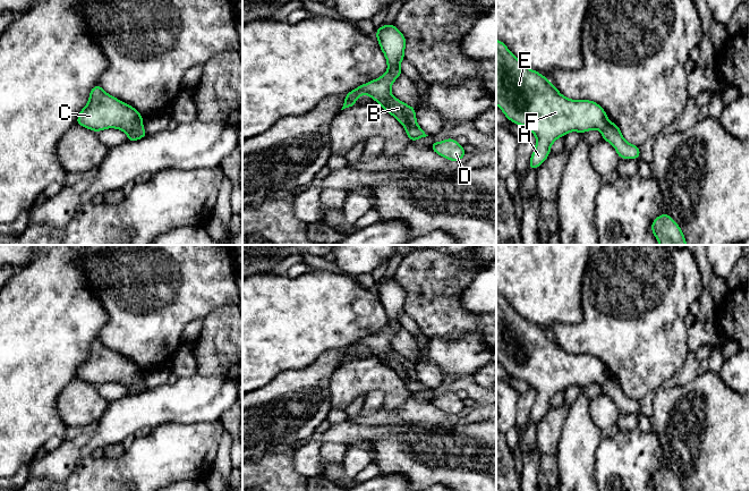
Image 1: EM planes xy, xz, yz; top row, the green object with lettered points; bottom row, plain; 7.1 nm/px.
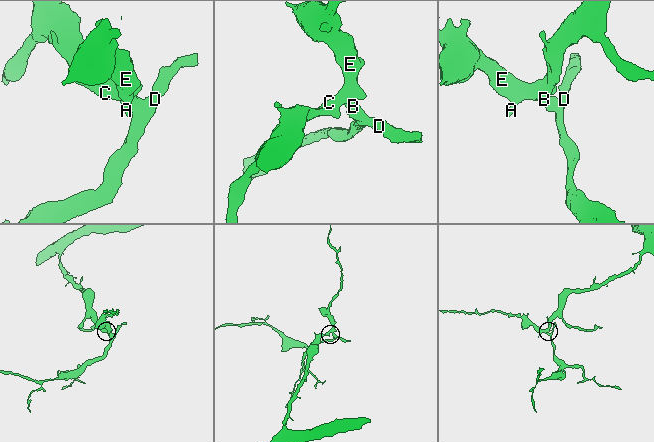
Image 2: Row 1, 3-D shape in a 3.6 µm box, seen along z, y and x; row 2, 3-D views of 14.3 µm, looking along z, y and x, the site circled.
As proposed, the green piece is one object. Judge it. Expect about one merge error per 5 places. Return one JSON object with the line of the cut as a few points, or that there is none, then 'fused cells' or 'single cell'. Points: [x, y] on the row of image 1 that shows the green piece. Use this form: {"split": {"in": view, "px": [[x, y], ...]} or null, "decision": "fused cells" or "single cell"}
{"split": {"in": "xy", "px": [[142, 124], [127, 133]]}, "decision": "fused cells"}

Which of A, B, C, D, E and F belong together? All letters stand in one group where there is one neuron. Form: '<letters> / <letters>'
A C E F / B D

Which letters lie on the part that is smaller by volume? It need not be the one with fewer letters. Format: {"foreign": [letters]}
{"foreign": ["B", "D"]}

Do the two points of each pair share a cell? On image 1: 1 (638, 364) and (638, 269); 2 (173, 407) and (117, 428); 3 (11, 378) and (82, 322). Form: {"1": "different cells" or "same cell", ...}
{"1": "same cell", "2": "same cell", "3": "same cell"}

